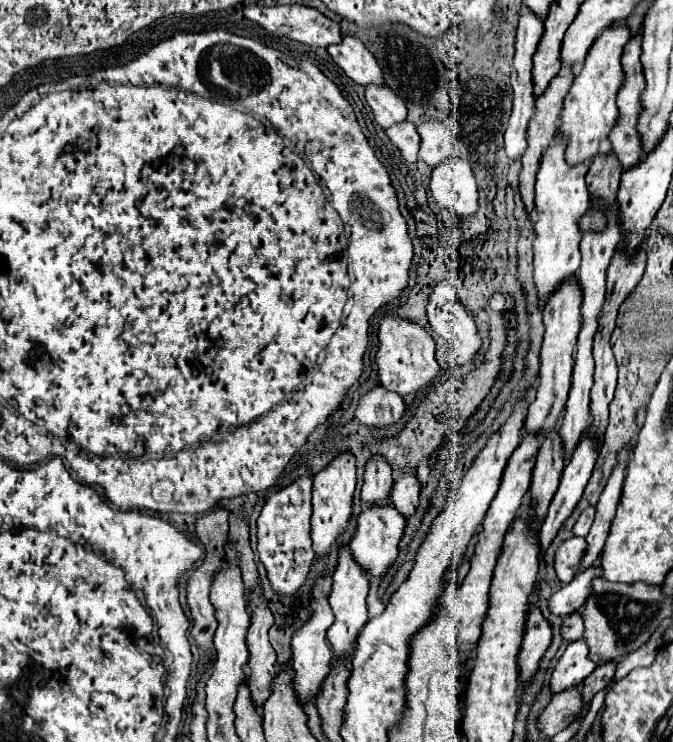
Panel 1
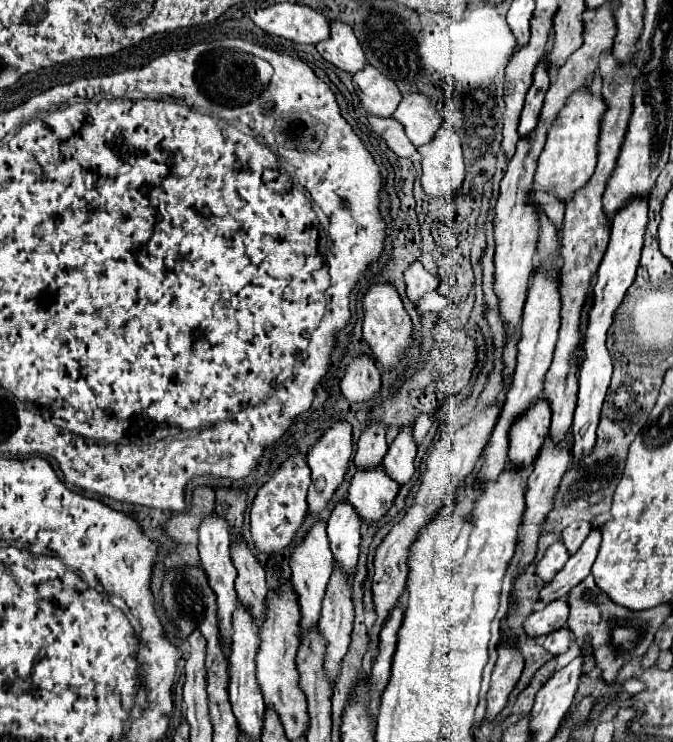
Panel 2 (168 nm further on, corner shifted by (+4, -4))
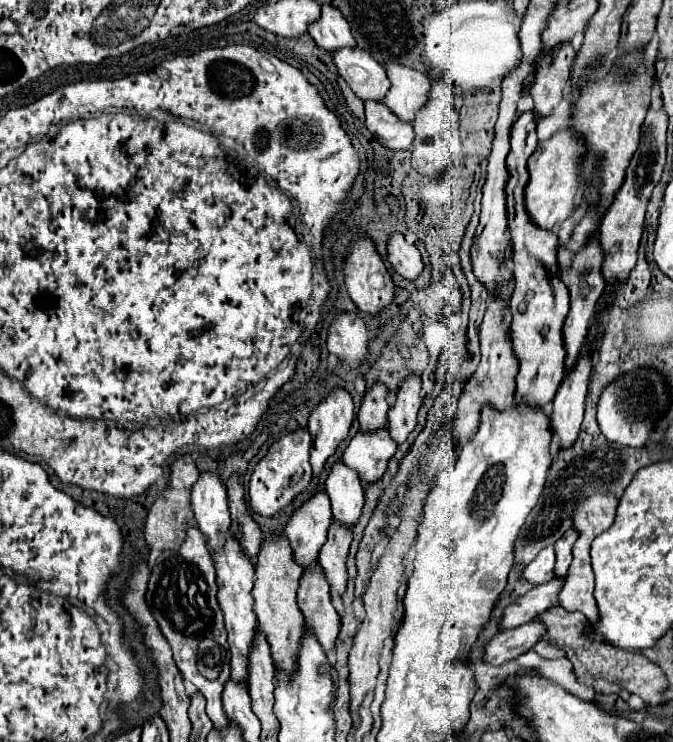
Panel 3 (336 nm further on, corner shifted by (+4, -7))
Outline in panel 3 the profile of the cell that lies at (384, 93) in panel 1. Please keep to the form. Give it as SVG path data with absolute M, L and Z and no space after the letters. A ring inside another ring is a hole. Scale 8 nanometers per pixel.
M337 48L331 54L339 76L351 86L361 100L381 102L389 90L389 78L385 68L369 56L363 48Z

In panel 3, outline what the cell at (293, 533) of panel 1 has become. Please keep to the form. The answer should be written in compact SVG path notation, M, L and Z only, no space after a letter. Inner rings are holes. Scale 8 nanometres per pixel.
M297 428L293 432L287 432L281 436L277 442L273 442L267 450L267 454L257 462L251 484L249 484L249 494L251 494L251 506L255 512L261 516L273 516L277 514L283 506L291 504L291 500L307 488L311 480L311 464L309 464L309 448L311 448L311 436L307 428Z

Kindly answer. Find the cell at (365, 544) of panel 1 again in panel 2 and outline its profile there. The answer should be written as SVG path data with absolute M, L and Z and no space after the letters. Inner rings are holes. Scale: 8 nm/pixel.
M383 467L375 471L357 469L351 479L347 501L355 507L361 523L369 525L379 523L387 515L397 493L399 485L387 477Z

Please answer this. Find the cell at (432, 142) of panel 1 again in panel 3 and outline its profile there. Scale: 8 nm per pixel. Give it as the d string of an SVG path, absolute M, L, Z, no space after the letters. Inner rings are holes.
M385 62L383 66L391 82L383 104L401 120L413 122L415 112L427 102L427 94L431 88L429 78L419 70L397 62Z

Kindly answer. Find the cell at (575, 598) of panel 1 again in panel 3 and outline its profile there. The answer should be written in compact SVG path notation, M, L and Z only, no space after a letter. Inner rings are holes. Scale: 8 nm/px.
M539 620L503 630L483 646L483 660L491 666L501 666L509 660L515 660L517 656L531 650L543 638L543 632L545 626L539 624Z

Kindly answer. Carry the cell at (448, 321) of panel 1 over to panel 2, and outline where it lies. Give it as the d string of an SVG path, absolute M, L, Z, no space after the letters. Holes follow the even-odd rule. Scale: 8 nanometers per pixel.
M413 263L407 271L405 271L405 283L407 283L407 297L411 299L411 303L417 307L419 301L431 293L439 289L439 277L427 273L423 269L421 263Z

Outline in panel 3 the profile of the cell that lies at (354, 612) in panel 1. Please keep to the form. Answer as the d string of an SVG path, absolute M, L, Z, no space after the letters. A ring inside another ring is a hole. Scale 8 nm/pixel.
M335 462L327 476L325 490L331 498L333 518L353 528L363 508L363 484L357 472L345 462Z

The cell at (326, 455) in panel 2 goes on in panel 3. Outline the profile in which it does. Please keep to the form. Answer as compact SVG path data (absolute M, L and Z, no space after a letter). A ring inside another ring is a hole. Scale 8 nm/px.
M333 388L309 414L311 444L311 466L313 474L323 470L327 458L335 452L353 422L353 400L345 388Z

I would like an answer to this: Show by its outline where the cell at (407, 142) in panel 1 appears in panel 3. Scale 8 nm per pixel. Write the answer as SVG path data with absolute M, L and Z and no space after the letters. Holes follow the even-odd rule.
M365 102L365 126L367 130L391 150L409 150L413 144L413 126L399 120L389 108L385 108L383 102Z

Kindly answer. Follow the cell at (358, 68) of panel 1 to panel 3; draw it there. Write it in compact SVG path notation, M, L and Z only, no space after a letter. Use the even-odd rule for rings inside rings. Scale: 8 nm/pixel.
M323 4L323 12L319 20L309 24L309 34L315 38L319 48L325 48L327 52L333 52L337 48L353 48L355 40L351 34L349 22L337 12L337 8Z

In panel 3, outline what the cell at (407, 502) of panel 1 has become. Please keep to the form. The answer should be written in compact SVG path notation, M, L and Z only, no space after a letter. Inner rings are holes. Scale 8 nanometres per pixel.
M417 374L405 376L395 392L395 402L387 412L389 432L395 442L405 442L409 432L417 424L417 412L421 408L421 378Z

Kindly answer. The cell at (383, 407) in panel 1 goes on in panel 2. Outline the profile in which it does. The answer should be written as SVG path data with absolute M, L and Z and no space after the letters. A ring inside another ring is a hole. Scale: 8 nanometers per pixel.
M361 355L347 365L345 377L341 381L341 393L351 405L363 405L369 399L379 397L379 391L381 375L369 355Z

